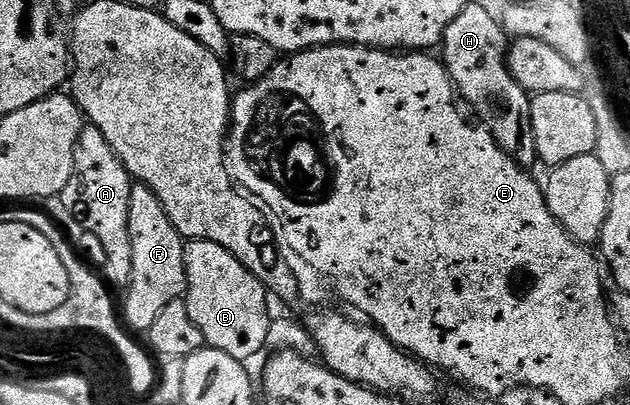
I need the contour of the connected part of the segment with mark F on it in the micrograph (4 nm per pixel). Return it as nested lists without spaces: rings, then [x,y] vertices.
[[[133,183],[130,190],[130,250],[134,254],[132,273],[126,285],[128,293],[124,296],[124,308],[122,304],[122,320],[133,333],[146,334],[154,326],[158,314],[170,306],[170,302],[181,299],[187,290],[186,265],[183,262],[184,237],[174,230],[174,222],[166,218],[166,210],[162,210],[162,202],[158,202],[158,194],[150,190],[145,184]]]

